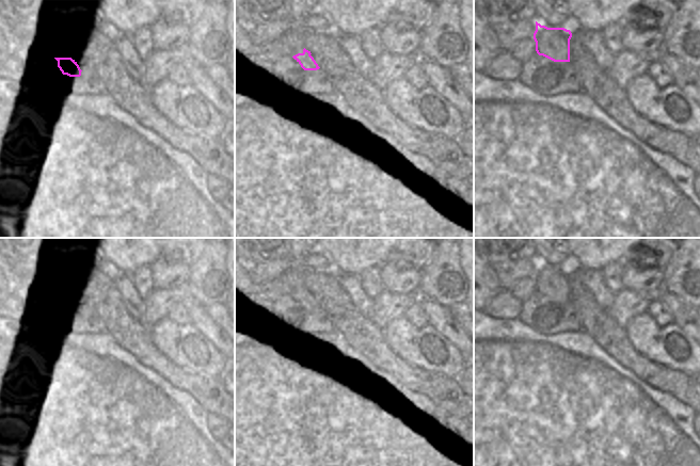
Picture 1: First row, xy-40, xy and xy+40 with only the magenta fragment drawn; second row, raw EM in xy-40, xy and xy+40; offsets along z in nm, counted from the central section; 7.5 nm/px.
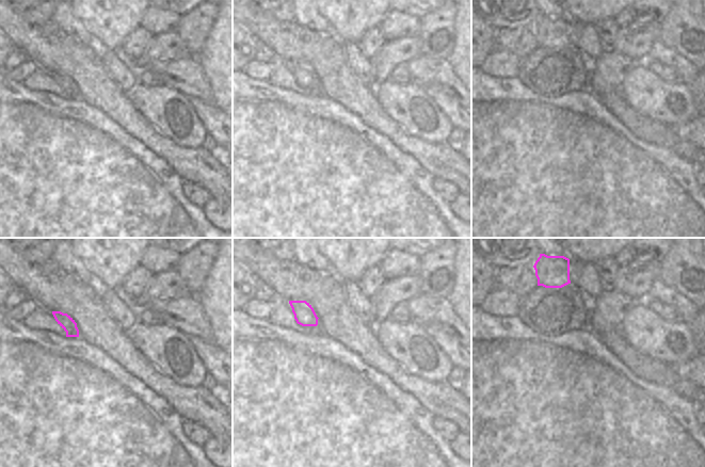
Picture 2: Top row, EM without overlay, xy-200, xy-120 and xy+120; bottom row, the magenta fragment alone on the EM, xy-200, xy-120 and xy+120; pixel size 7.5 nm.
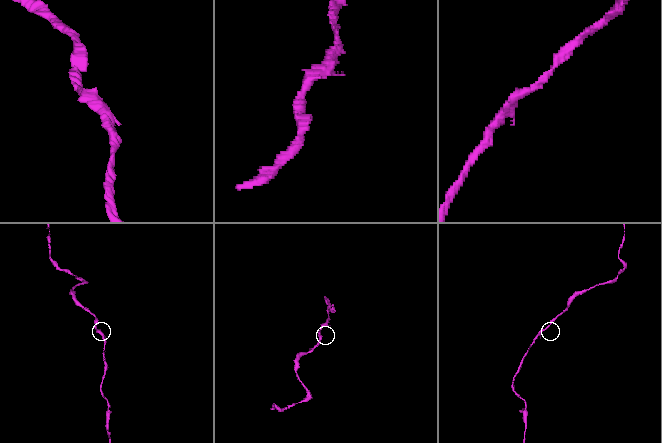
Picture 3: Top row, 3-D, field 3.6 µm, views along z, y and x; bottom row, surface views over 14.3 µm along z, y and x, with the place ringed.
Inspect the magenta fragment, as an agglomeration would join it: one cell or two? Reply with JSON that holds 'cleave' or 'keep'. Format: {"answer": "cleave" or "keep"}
{"answer": "keep"}

